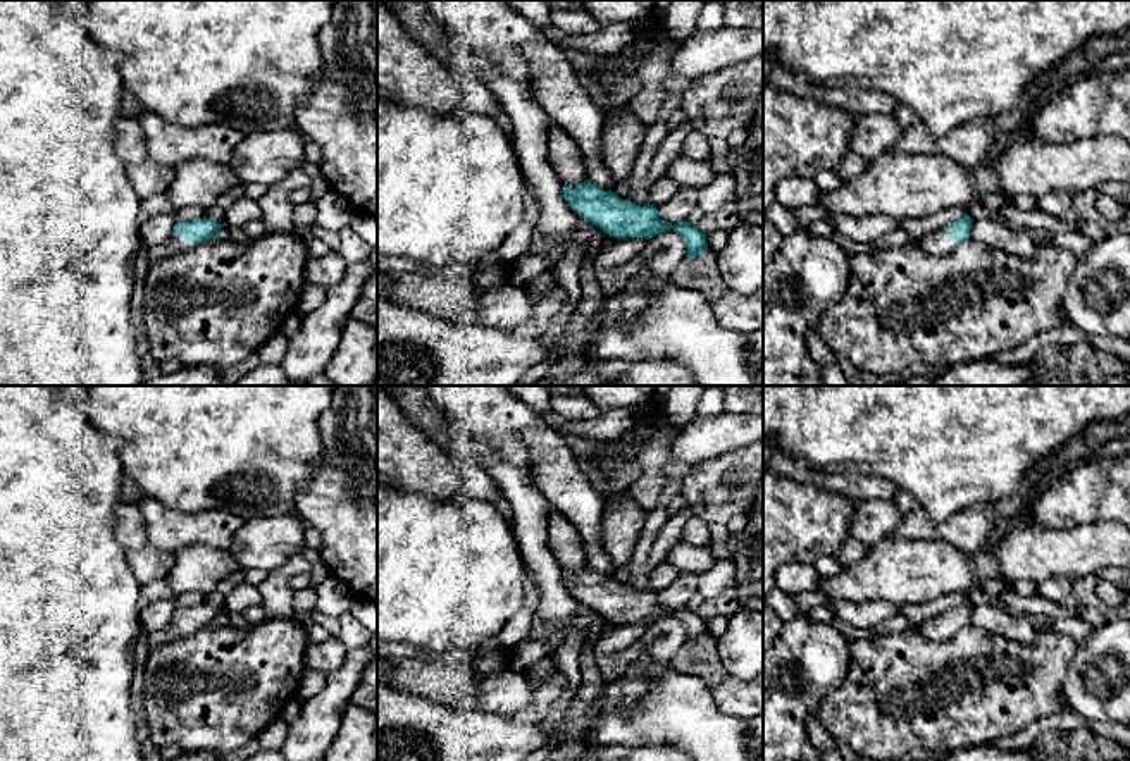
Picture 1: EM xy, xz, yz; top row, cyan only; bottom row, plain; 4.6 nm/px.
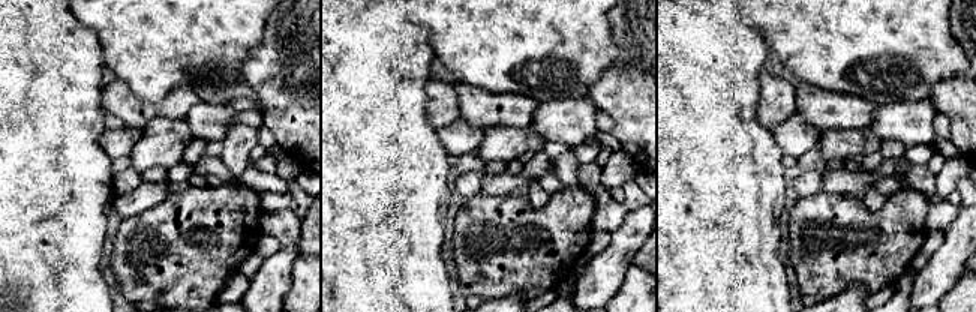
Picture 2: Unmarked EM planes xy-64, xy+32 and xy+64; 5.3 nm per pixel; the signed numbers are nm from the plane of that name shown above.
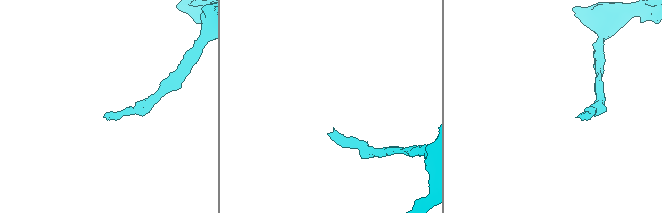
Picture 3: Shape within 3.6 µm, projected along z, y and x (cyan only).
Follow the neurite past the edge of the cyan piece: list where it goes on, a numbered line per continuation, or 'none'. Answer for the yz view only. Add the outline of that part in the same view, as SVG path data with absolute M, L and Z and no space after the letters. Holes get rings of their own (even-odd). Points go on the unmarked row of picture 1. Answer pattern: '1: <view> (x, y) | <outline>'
1: yz (937, 629) | M947 611L927 620L918 628L928 640L934 640L934 642L949 640L958 632L953 628L947 618Z

